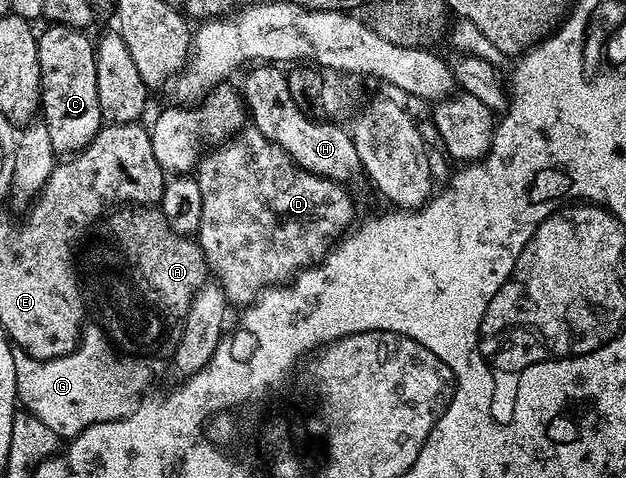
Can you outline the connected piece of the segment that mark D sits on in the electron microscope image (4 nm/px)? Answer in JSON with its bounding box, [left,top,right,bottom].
[195,125,354,305]

